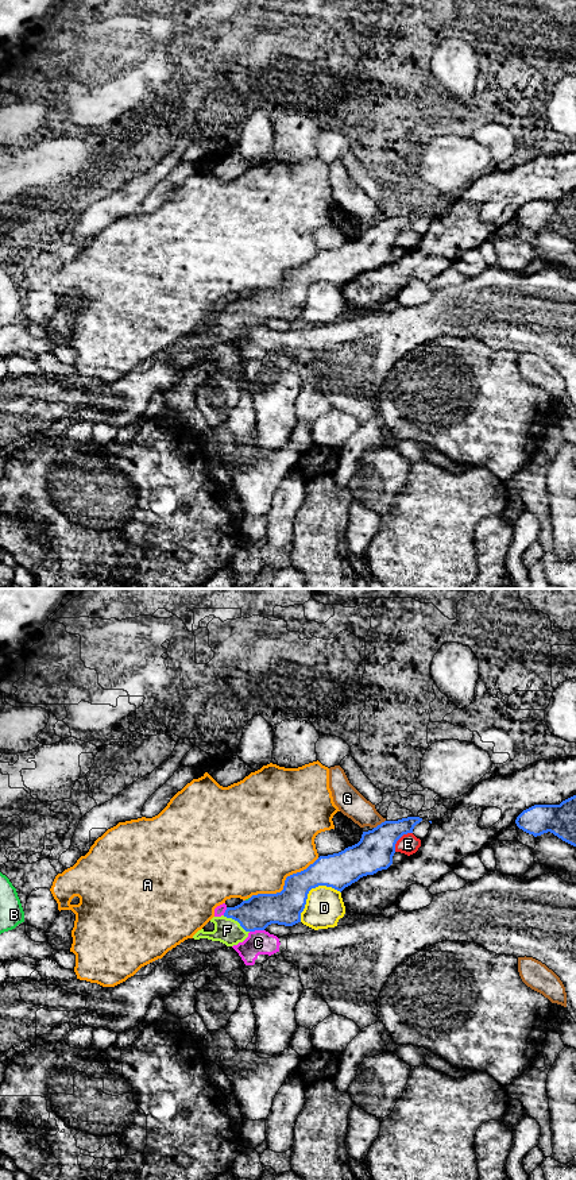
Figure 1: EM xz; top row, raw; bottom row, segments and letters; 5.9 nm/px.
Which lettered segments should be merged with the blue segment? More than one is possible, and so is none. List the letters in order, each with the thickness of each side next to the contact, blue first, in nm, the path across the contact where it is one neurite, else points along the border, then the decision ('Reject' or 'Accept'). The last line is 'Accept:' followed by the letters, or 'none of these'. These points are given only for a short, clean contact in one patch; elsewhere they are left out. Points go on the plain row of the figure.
A: Thickness 200 nm (blue) against 460 nm. Reject
B: Thickness 200 nm (blue) against 20 nm. Boundary: xz (250, 293), (246, 296). Reject
C: Thickness 200 nm (blue) against 140 nm. Boundary: xz (263, 324), (250, 327). Reject
D: Thickness 220 nm (blue) against 220 nm. Reject
E: Thickness 220 nm (blue) against 120 nm. Reject
F: Thickness 200 nm (blue) against 160 nm. Path across: xz (261, 305), (236, 315), (227, 326). Accept
G: Thickness 220 nm (blue) against 160 nm. Boundary: xz (385, 215), (374, 223). Reject
Accept: F

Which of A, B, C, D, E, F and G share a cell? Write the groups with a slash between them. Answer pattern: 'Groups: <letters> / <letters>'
Groups: A / B / C / D / E / F / G

